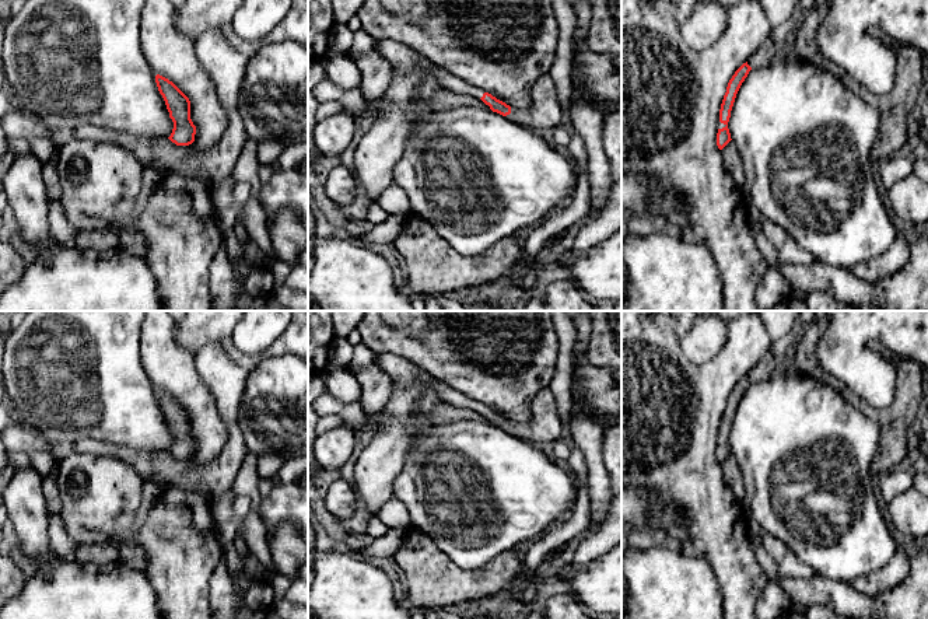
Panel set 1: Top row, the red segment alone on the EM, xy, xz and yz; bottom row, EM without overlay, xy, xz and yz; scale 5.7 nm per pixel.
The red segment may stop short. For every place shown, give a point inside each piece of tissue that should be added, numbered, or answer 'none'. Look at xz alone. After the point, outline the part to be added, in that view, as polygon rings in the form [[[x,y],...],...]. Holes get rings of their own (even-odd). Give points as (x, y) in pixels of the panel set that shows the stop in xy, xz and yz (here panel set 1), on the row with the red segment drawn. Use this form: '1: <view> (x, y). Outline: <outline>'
1: xz (448, 81). Outline: [[[433,67],[431,73],[437,77],[440,85],[444,90],[448,90],[451,92],[461,94],[461,95],[472,95],[479,99],[486,92],[484,90],[480,90],[477,87],[473,87],[473,85],[465,83],[459,77],[451,74],[449,71],[447,71],[441,67]]]

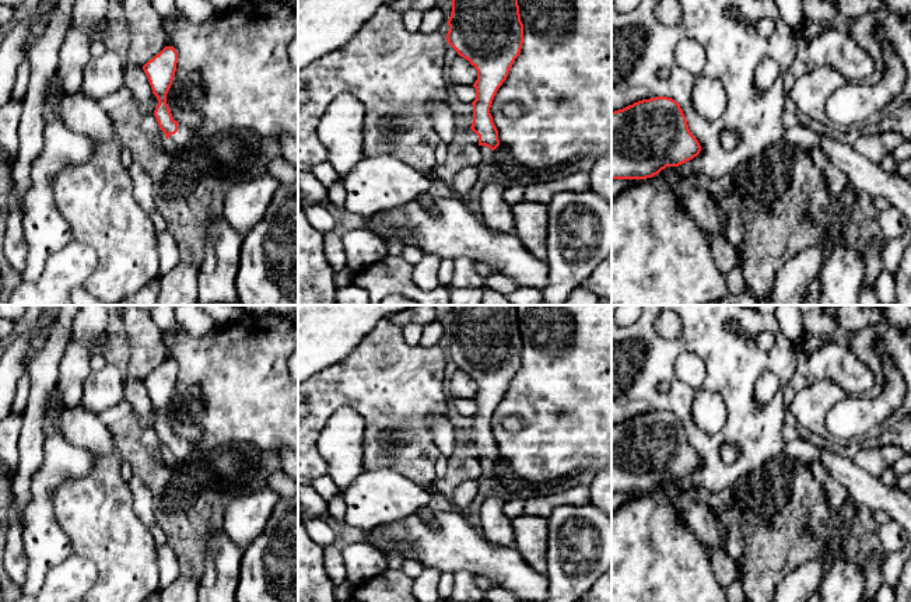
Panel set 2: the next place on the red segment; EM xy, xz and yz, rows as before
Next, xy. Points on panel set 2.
1: xy (184, 135). Outline: [[[181,123],[178,125],[178,132],[168,137],[168,141],[171,141],[176,148],[185,147],[192,140],[193,140],[193,133],[190,127]]]

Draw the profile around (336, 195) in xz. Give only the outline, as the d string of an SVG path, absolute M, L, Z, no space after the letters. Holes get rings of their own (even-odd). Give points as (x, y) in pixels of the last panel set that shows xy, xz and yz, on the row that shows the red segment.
M341 179L337 181L334 185L327 188L326 200L332 203L336 209L344 209L347 193L343 188Z

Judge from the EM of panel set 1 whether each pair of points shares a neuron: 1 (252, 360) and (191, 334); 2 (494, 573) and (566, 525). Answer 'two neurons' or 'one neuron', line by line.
1: one neuron
2: two neurons

